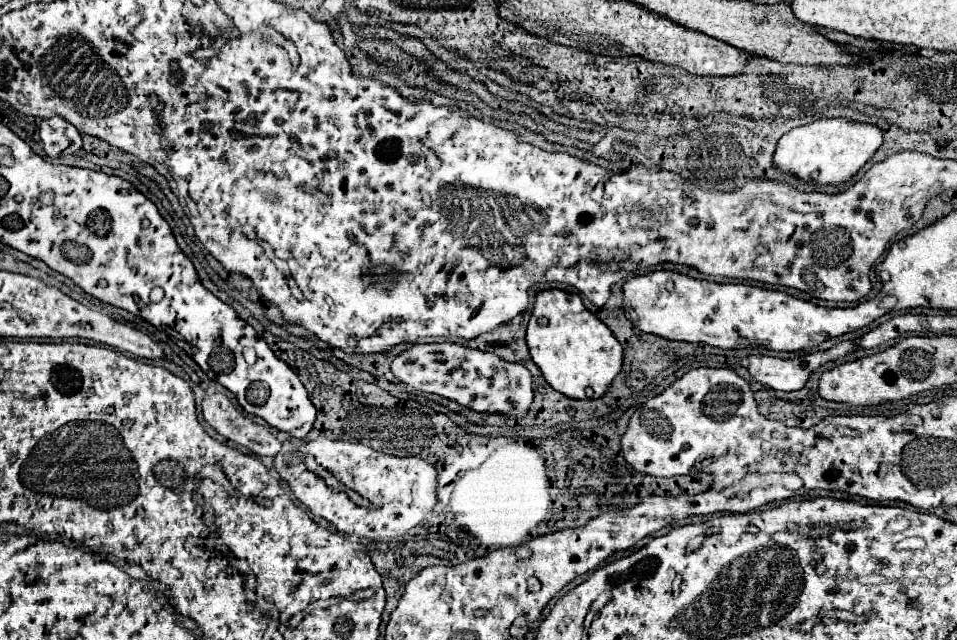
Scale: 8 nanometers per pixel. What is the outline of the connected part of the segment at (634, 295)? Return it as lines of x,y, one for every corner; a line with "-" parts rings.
667,270
627,280
623,284
623,310
625,316
647,334
683,342
703,342
725,350
765,346
777,352
815,348
829,338
865,328
885,314
885,308
879,308
877,300
861,302
855,308
821,308
777,290
763,290
749,284
717,284

